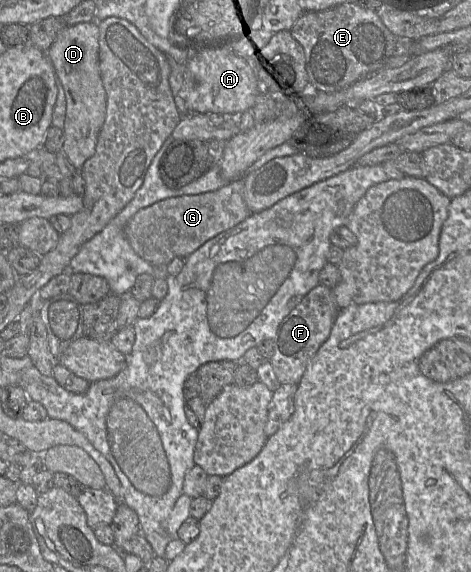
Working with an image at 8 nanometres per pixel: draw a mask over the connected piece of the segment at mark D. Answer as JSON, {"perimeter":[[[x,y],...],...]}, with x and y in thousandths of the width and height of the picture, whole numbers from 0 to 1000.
{"perimeter":[[[206,37],[140,45],[100,89],[140,168],[140,205],[132,266],[172,299],[204,262],[210,231],[225,206],[227,166],[212,131],[210,47]]]}

